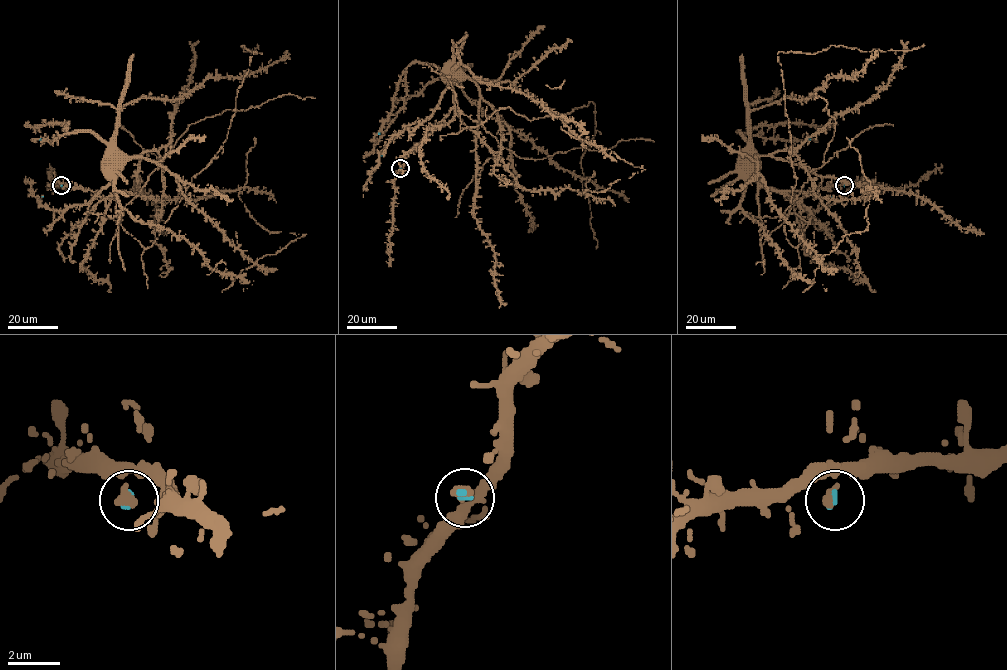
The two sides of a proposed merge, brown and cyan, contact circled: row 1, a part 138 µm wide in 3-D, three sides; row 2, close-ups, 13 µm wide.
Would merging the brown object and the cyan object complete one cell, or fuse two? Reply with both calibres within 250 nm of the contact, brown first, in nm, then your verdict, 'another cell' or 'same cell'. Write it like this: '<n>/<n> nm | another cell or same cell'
400/240 nm | same cell

